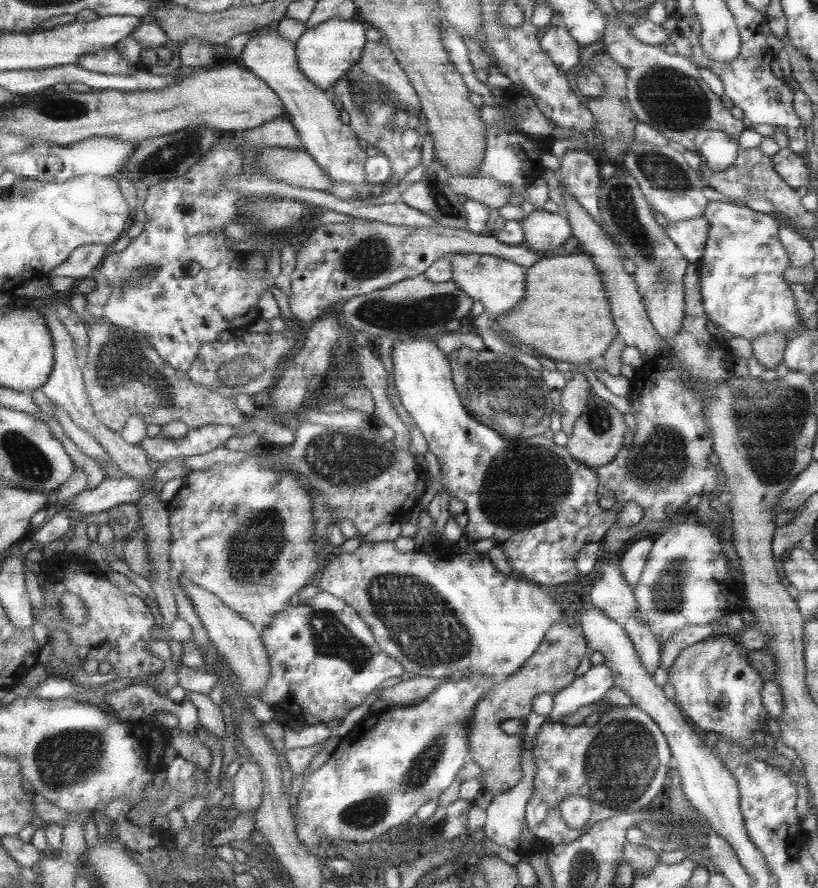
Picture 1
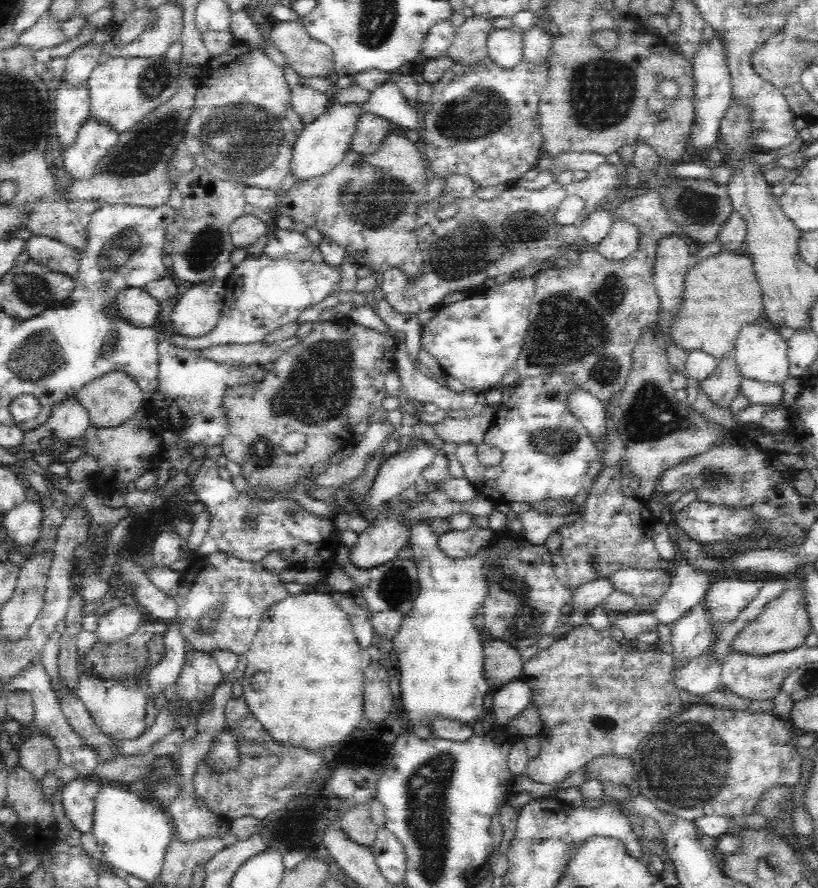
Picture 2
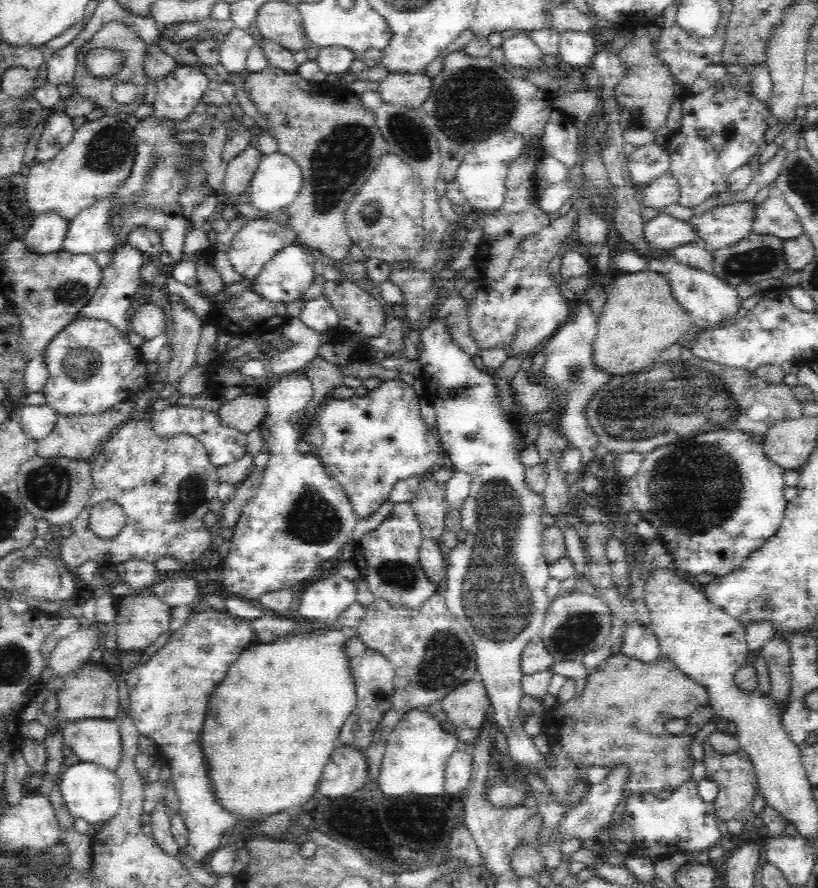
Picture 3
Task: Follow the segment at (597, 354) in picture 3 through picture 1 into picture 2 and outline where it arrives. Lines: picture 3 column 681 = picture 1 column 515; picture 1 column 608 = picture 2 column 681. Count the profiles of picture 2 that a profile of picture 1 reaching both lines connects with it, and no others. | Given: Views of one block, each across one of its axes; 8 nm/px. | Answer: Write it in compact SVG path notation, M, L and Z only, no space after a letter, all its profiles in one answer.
M719 252L689 270L684 302L672 321L670 337L684 350L701 350L719 360L732 355L745 326L764 320L763 292L754 263L744 252Z

